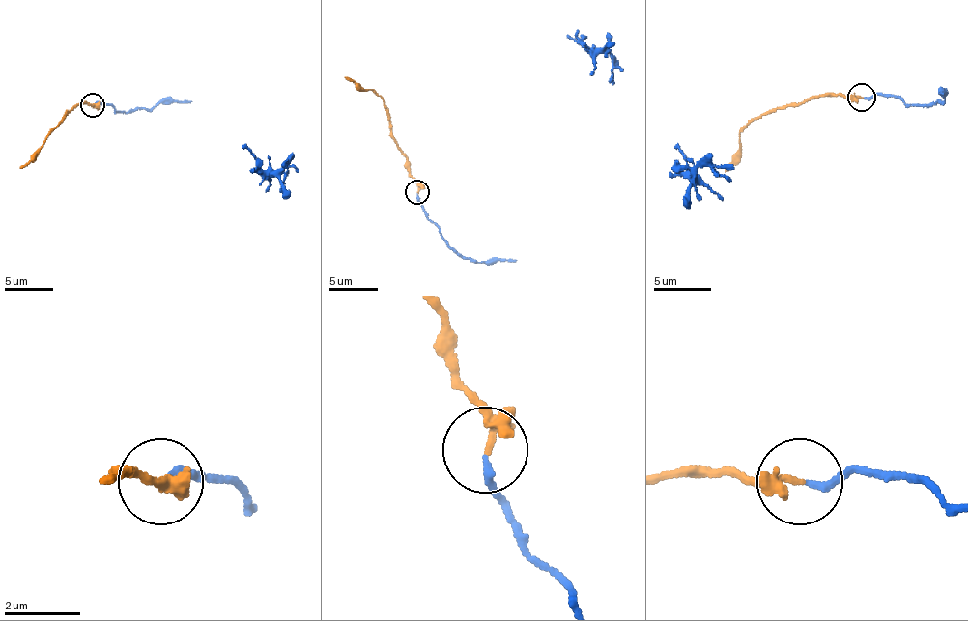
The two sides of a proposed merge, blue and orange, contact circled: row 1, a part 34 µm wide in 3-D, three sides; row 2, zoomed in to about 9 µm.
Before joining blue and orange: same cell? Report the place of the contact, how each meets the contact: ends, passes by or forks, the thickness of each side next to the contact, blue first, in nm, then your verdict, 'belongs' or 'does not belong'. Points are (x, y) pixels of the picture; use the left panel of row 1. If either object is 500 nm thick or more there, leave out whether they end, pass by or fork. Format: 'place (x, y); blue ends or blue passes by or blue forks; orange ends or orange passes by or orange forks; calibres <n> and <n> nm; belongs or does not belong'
place (93, 105); blue ends; orange passes by; calibres 180 and 220 nm; belongs

